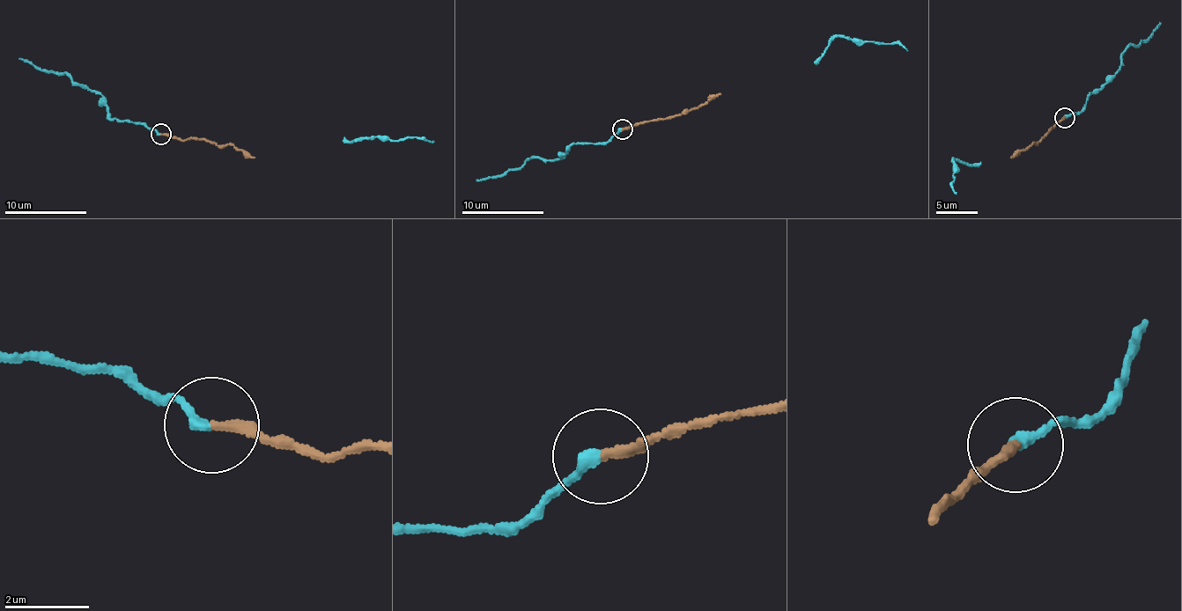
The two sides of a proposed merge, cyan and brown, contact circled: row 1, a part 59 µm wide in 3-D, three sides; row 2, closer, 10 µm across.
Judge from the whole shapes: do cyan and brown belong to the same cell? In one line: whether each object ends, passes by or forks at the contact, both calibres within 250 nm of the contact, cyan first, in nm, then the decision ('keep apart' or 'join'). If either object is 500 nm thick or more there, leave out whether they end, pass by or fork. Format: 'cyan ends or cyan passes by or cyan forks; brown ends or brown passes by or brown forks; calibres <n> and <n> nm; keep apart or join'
cyan ends; brown ends; calibres 240 and 240 nm; join

